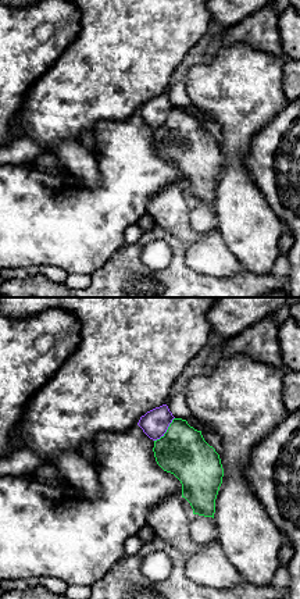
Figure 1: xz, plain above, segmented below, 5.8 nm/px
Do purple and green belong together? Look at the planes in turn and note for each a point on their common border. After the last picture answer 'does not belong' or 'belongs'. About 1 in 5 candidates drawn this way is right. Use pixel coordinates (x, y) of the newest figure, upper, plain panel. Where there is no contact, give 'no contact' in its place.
contact (167, 117)

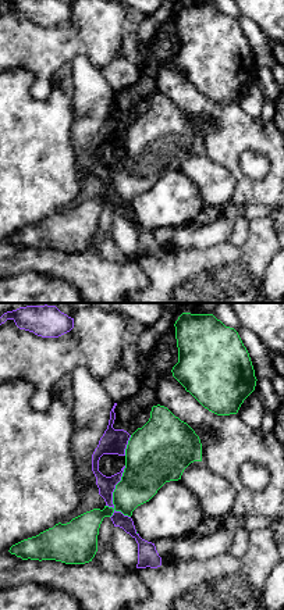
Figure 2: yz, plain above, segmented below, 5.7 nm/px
contact (113, 179)

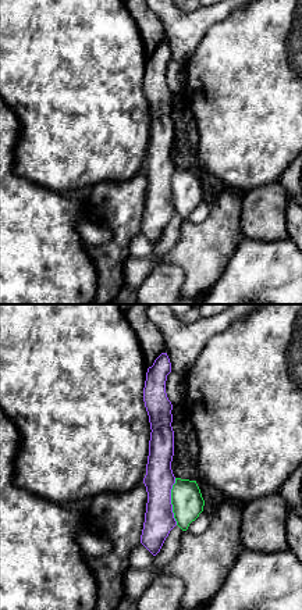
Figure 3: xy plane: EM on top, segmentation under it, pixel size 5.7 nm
contact (170, 191)

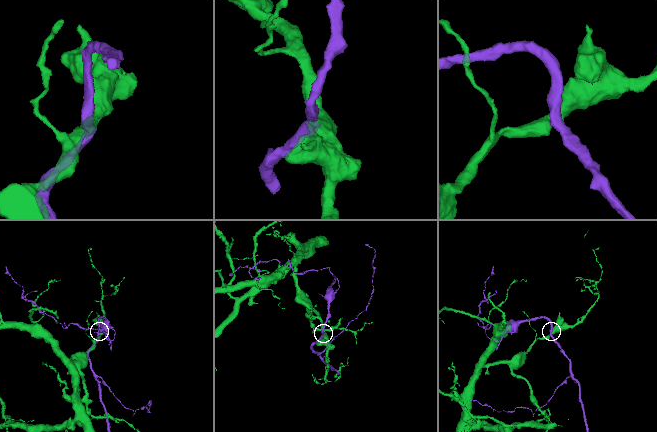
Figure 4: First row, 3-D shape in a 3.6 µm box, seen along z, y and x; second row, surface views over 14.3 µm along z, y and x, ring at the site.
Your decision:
does not belong

